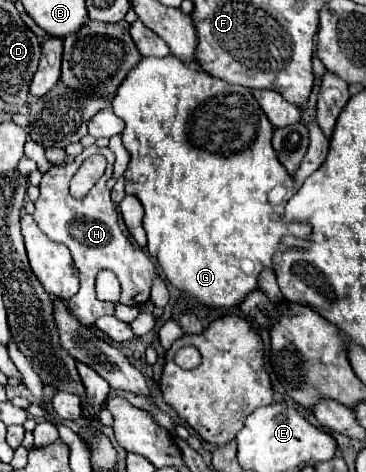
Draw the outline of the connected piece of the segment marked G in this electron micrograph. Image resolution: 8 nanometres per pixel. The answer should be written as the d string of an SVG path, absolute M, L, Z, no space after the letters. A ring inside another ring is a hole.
M165 56L165 58L143 58L131 72L129 78L121 84L121 90L117 90L117 96L111 102L113 112L125 122L123 130L123 146L131 154L129 168L125 170L125 192L129 195L137 196L145 208L145 218L143 218L143 228L147 232L149 240L149 254L159 260L159 266L165 274L165 278L181 292L189 294L189 298L197 300L199 304L207 308L235 308L239 306L249 292L259 288L259 274L269 268L273 270L273 256L279 250L281 238L285 236L295 236L299 240L309 240L311 228L307 224L297 224L297 222L285 222L283 220L283 208L285 200L289 200L295 190L293 190L293 178L287 174L287 170L281 166L281 162L275 156L275 150L271 146L271 134L273 134L273 124L245 86L233 86L225 84L223 80L209 76L207 72L199 72L193 66L187 66L175 56ZM275 186L285 186L285 198L283 202L271 204L269 202L269 192Z

